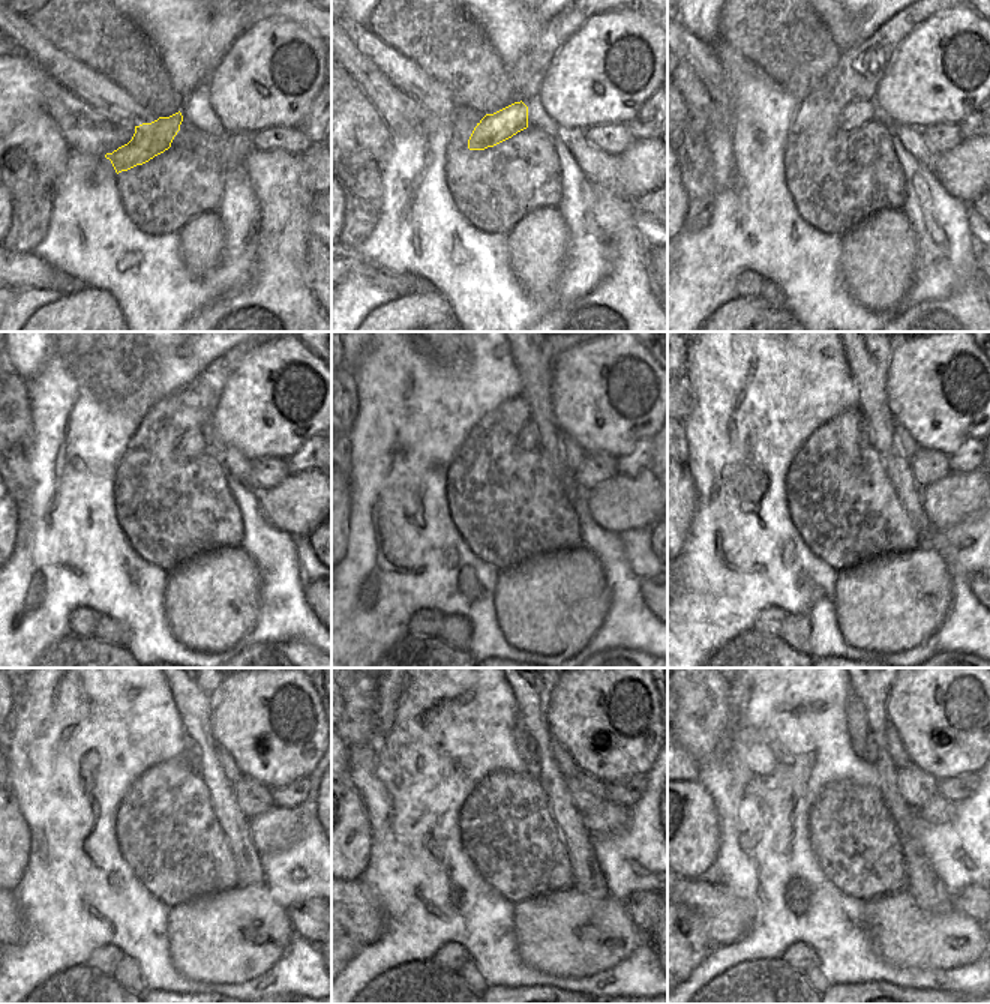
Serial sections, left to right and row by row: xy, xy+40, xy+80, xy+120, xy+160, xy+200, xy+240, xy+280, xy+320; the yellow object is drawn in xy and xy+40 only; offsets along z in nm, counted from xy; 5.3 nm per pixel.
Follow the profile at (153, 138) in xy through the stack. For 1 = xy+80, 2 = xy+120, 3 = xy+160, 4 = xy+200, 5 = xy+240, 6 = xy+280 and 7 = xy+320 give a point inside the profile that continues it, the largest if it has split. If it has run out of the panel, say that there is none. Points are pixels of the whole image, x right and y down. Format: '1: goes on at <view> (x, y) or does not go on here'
1: goes on at xy+80 (858, 113)
2: goes on at xy+120 (197, 441)
3: goes on at xy+160 (528, 438)
4: goes on at xy+200 (866, 431)
5: goes on at xy+240 (195, 761)
6: goes on at xy+280 (533, 757)
7: goes on at xy+320 (870, 749)

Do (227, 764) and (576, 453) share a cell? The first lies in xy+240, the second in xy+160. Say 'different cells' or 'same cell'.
same cell

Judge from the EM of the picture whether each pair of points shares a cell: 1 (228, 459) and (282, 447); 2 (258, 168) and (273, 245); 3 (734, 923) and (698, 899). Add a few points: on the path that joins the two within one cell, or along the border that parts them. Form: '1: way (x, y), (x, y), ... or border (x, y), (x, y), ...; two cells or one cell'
1: border (222, 446), (234, 446), (249, 461); two cells
2: way (273, 188), (273, 225); one cell
3: way (725, 917), (707, 902); one cell

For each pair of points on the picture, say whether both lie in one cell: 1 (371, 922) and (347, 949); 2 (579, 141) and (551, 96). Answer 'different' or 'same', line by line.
1: different
2: different

